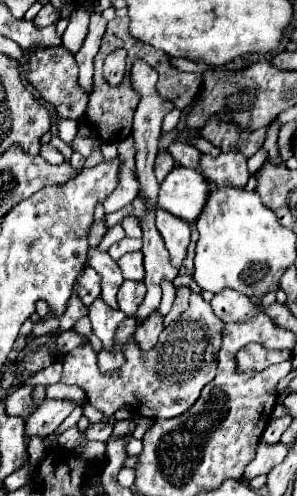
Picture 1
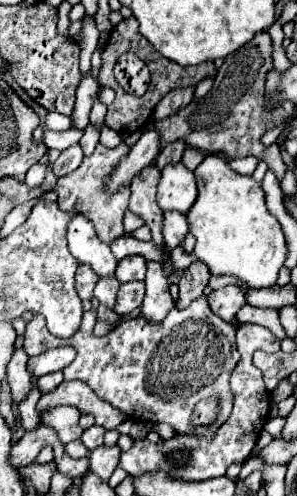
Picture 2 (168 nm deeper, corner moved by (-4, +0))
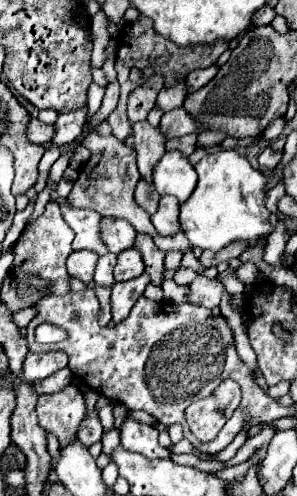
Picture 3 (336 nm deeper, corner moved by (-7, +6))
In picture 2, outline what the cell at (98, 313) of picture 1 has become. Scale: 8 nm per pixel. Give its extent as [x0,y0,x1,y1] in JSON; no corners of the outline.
[95,276,119,308]

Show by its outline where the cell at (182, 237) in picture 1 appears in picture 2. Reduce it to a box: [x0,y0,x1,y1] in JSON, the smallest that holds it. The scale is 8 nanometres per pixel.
[163,212,189,248]

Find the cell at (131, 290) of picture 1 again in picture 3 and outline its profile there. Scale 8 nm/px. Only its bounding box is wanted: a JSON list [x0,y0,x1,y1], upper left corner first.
[110,272,150,322]

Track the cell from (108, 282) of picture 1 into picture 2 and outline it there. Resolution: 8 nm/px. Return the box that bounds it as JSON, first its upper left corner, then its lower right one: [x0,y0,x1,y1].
[67,216,117,276]

